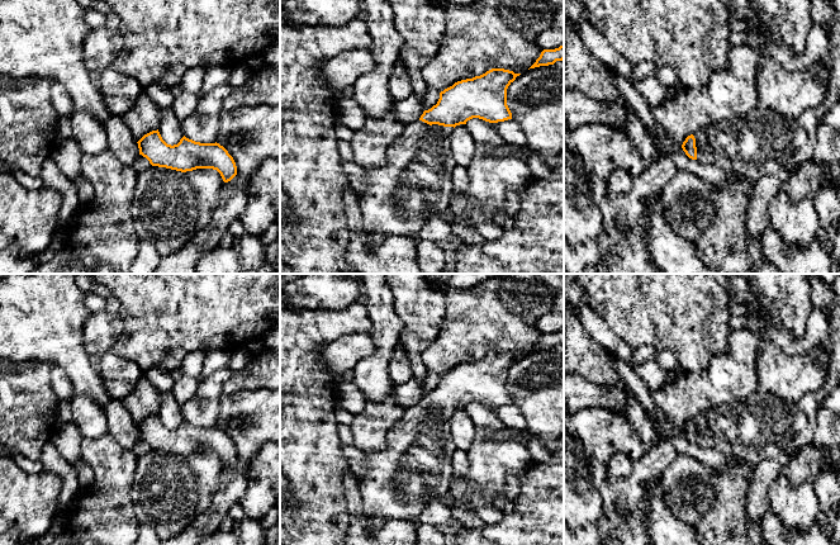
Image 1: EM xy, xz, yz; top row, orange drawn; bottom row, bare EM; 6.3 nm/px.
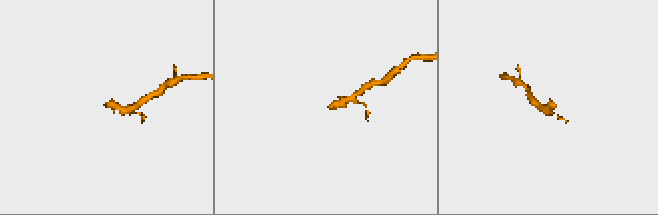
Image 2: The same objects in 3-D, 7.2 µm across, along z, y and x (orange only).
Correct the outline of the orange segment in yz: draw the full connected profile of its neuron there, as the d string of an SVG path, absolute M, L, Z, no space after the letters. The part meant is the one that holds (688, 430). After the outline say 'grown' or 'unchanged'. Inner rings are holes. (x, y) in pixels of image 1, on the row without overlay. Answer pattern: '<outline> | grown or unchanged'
M755 392L741 402L701 412L682 432L692 444L756 465L787 450L807 426L808 418L797 403Z | grown

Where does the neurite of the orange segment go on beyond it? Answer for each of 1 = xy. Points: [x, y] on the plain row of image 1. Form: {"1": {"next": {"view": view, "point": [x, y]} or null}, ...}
{"1": {"next": null}}

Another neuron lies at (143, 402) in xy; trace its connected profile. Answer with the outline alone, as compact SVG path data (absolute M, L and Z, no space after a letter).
M142 375L134 390L122 403L138 426L144 418L158 413L160 398L161 393Z

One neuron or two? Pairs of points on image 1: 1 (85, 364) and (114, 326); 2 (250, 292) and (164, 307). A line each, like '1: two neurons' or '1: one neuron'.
1: two neurons
2: one neuron

